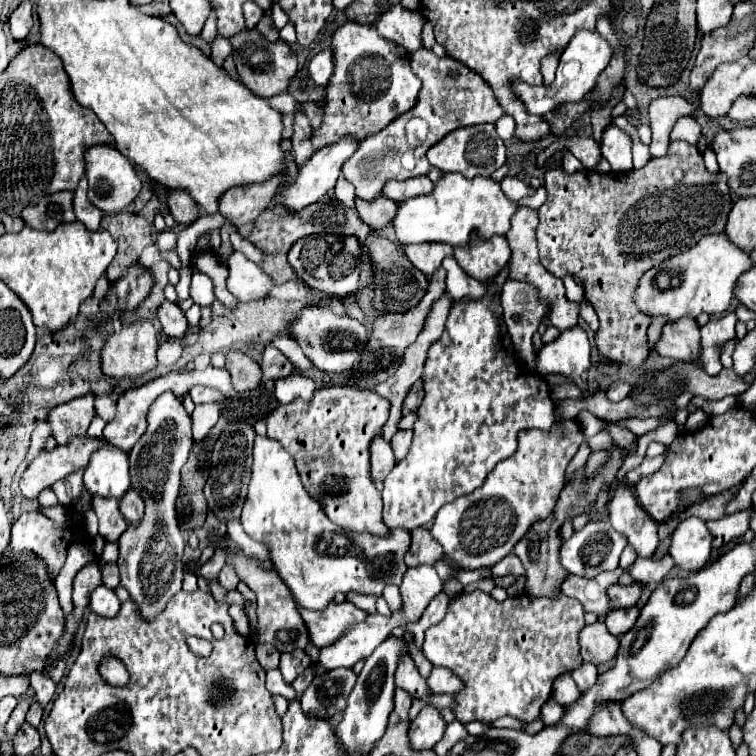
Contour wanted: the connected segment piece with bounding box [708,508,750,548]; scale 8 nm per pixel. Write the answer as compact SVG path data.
M750 508L736 512L734 516L722 518L718 522L708 522L708 524L710 524L708 528L712 532L712 538L714 538L714 548L718 548L718 546L722 546L734 538L744 536L744 532L750 526Z

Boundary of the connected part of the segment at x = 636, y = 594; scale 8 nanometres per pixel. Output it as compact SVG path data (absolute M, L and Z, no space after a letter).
M632 582L630 586L620 586L620 584L614 584L608 588L608 594L610 594L610 608L628 608L628 606L634 606L640 598L644 590L644 584L642 582Z

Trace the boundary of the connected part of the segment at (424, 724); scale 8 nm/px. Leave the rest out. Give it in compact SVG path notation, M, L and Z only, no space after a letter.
M432 706L424 708L416 720L410 724L408 738L410 738L410 748L420 752L420 750L430 750L434 744L442 738L446 728L446 722L442 720L440 712Z

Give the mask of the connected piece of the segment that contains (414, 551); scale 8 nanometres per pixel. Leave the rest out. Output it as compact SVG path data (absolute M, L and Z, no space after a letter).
M416 528L412 532L412 544L406 552L406 564L410 568L420 564L434 564L442 556L442 546L432 538L426 528Z

